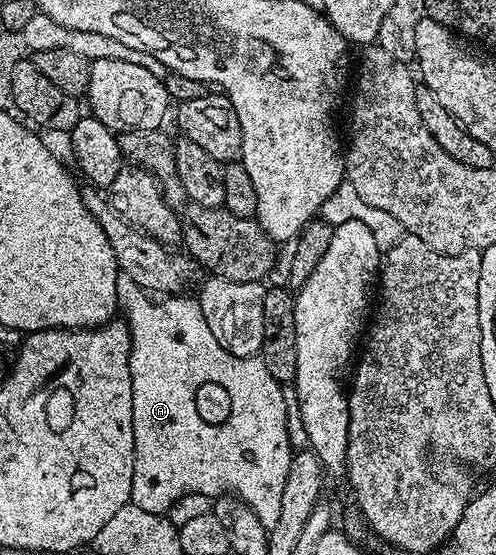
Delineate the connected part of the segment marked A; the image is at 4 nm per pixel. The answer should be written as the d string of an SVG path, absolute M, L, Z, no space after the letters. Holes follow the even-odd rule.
M117 273L116 276L116 300L121 307L128 309L127 317L130 319L130 329L132 331L132 357L138 360L138 373L135 375L132 383L132 399L134 400L134 484L132 485L132 501L131 505L142 508L142 512L150 512L151 514L167 515L174 503L182 500L182 496L187 494L206 494L209 496L217 495L220 489L225 486L225 491L234 492L235 497L241 498L244 503L258 516L258 520L262 520L264 529L269 531L274 528L274 524L278 524L278 515L282 512L282 488L286 488L286 472L290 472L290 464L294 453L294 445L288 439L288 402L284 399L281 383L276 381L276 377L268 371L268 367L264 365L264 359L260 356L240 358L238 355L228 351L223 343L216 338L214 332L210 330L206 318L203 316L202 308L199 301L195 297L189 296L172 296L167 300L160 302L151 302L149 295L140 287L131 282L125 274ZM188 370L200 382L209 382L212 386L221 386L224 394L228 397L228 419L221 424L217 430L211 430L204 423L204 418L200 415L200 410L196 407L196 402L192 399L192 386L188 382L184 382Z

